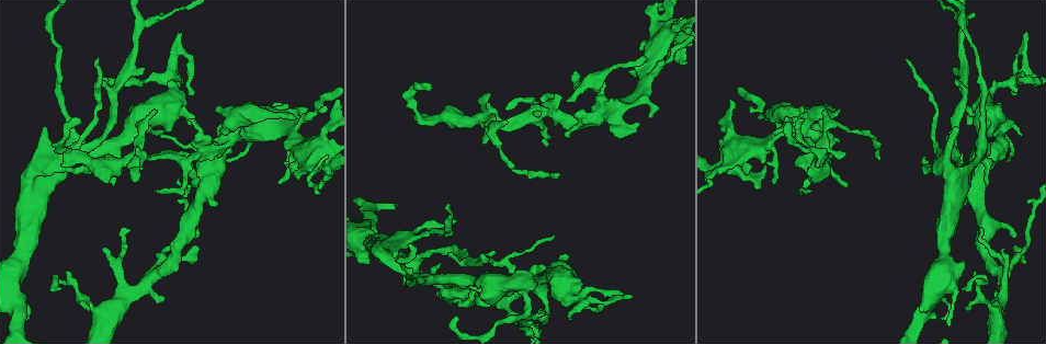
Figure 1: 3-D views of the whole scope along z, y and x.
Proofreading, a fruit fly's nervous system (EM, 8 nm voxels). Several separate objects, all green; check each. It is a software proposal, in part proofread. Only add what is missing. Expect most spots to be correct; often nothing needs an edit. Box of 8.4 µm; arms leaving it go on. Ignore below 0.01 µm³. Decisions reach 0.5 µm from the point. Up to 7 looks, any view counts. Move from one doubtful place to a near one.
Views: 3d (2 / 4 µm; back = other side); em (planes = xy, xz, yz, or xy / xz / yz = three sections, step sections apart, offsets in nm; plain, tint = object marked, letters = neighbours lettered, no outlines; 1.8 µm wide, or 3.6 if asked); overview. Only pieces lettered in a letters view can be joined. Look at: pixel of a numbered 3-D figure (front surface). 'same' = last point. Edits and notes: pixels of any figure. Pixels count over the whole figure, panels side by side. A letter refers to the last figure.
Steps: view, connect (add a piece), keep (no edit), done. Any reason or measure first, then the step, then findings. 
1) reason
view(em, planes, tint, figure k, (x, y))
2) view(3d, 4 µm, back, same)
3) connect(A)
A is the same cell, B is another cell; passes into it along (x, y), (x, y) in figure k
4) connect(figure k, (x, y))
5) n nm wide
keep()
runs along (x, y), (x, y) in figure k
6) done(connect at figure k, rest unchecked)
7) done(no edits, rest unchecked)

tapers out
view(em, planes, plain, figure 1, (619, 295))

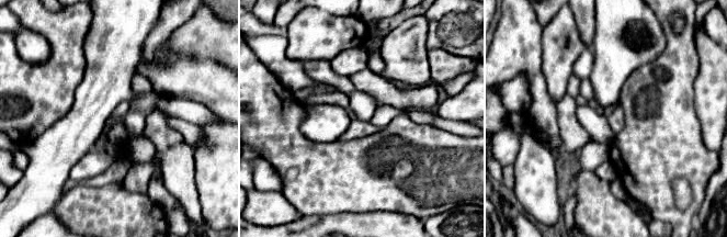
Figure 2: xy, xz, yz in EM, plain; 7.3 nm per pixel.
see the neighbours
view(em, planes, letters, same)

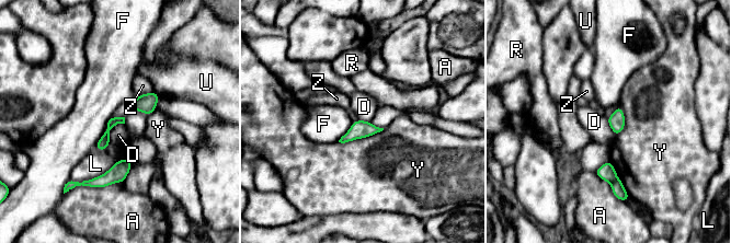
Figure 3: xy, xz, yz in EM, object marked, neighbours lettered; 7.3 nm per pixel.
keep()
A, D, F, L, R, U, Y and Z are other cells; border along (124, 123), (112, 128), (110, 141) in figure 3; none of them fits

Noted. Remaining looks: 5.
thick end
view(3d, 4 µm, figure 1, (170, 128))

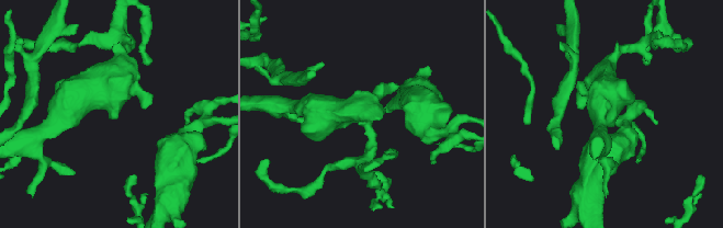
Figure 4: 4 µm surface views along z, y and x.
view(em, planes, letters, figure 4, (117, 116))

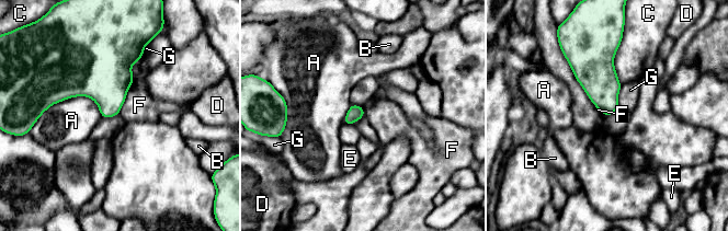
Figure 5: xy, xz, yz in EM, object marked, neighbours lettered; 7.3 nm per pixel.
keep()
A, B, C, D, E, F and G are other cells; border along (134, 81), (118, 114) in figure 5; none of them fits

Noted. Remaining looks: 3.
thick end
view(3d, 2 µm, figure 1, (215, 199))

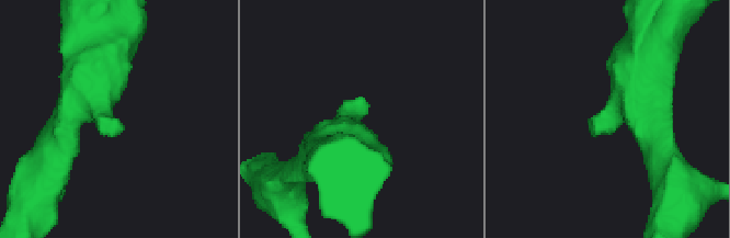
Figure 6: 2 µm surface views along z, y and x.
view(em, planes, letters, figure 6, (359, 98))

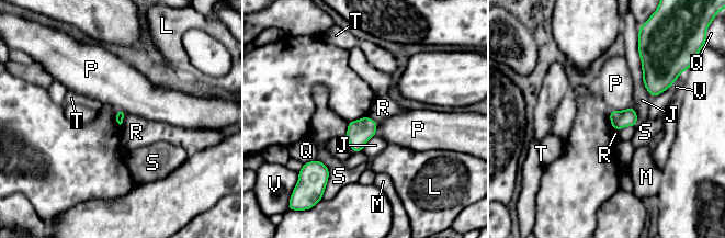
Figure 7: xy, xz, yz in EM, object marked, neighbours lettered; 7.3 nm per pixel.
keep()
J, L, M, P, Q, R, S, T and V are other cells; border along (126, 114), (120, 124) in figure 7; none of them fits

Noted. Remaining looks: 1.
done(no edits, rest unchecked)

